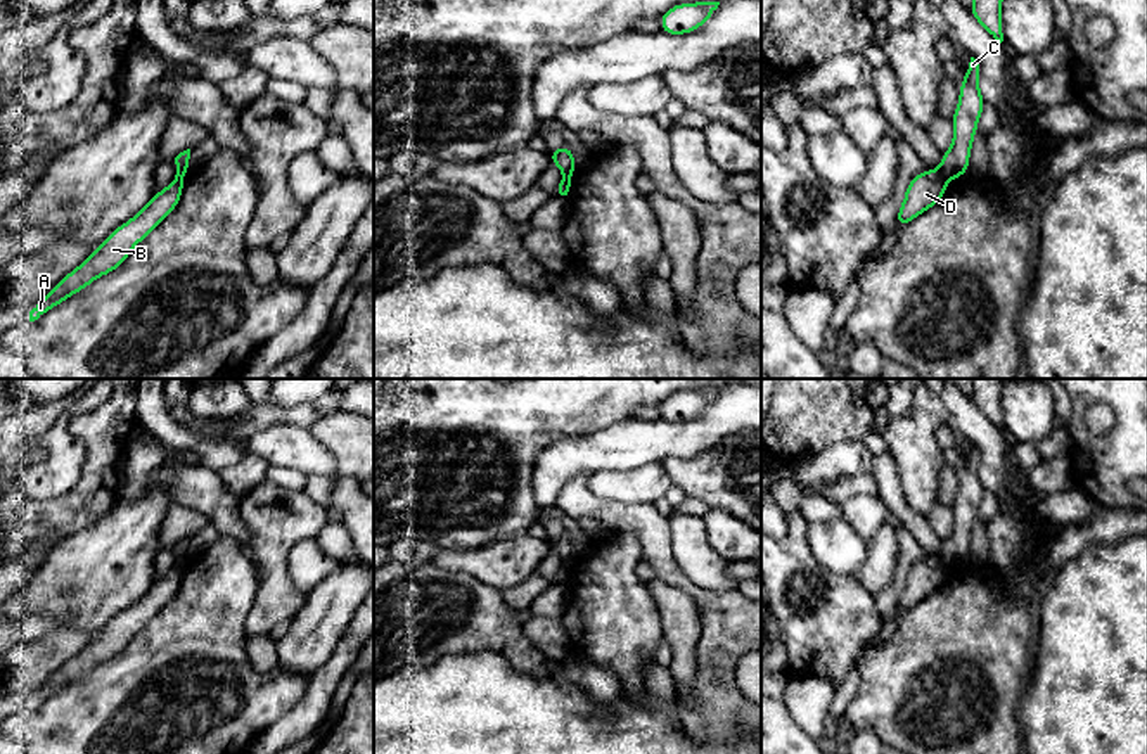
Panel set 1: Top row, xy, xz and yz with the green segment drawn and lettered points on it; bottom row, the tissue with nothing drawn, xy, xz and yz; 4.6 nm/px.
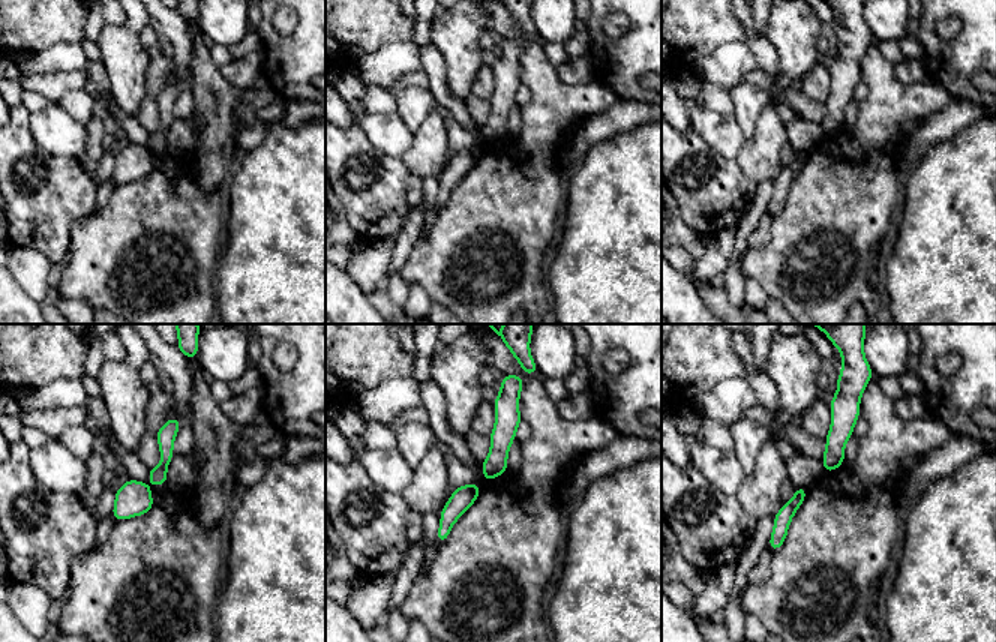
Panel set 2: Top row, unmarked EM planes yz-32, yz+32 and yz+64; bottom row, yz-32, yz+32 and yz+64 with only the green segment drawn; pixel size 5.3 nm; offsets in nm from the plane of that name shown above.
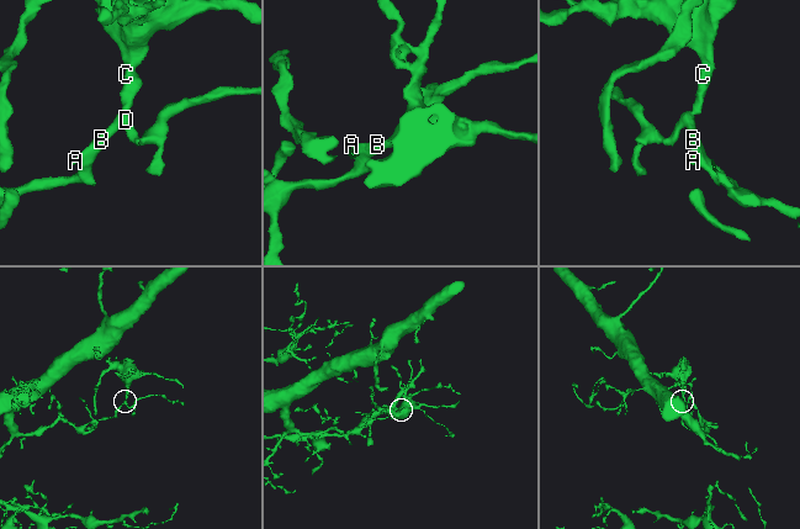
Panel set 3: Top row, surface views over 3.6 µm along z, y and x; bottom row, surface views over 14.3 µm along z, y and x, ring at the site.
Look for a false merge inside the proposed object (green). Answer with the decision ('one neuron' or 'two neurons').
two neurons

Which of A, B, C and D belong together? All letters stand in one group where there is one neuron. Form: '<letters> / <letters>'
A B D / C

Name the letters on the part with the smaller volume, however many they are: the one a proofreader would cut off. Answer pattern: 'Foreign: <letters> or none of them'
Foreign: C

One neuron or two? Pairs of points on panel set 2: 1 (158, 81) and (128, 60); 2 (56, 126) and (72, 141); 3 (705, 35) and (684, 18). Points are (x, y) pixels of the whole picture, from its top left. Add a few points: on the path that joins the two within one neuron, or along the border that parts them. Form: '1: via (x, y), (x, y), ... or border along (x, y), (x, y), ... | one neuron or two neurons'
1: border along (150, 60), (146, 69), (147, 95) | two neurons
2: via (60, 131), (68, 137) | one neuron
3: via (701, 30), (693, 23), (689, 23) | one neuron

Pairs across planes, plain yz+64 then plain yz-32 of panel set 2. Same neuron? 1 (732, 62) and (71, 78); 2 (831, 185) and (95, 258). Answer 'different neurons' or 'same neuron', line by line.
1: different neurons
2: same neuron

